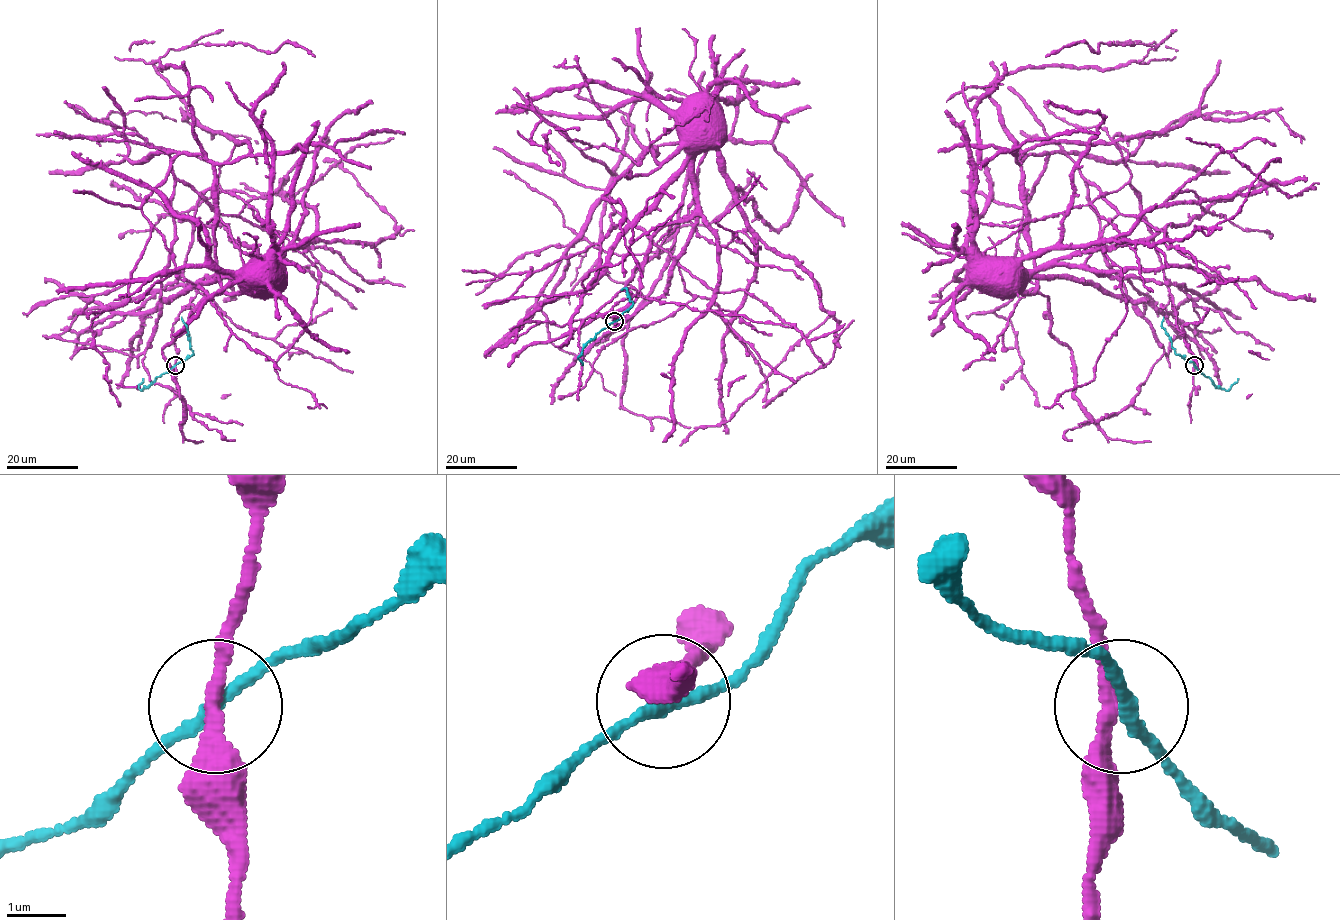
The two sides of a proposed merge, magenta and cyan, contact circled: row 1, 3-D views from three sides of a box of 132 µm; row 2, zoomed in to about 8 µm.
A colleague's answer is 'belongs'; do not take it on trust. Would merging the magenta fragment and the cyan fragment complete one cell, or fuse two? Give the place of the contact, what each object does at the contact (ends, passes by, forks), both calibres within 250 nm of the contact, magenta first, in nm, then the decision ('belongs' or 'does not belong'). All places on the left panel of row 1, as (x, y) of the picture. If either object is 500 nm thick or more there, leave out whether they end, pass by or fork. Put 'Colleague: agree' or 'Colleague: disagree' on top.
Colleague: disagree
at (175, 365); magenta passes by; cyan passes by; 240 nm thick on the magenta side, 200 nm on the other; does not belong

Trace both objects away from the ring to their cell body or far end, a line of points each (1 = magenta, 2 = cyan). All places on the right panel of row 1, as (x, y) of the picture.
1: (1194, 366), (1164, 276), (1180, 289), (1062, 265), (1025, 269), (1015, 261), (983, 260), (968, 268)
2: (1194, 366), (1217, 387), (1227, 391), (1238, 378)

